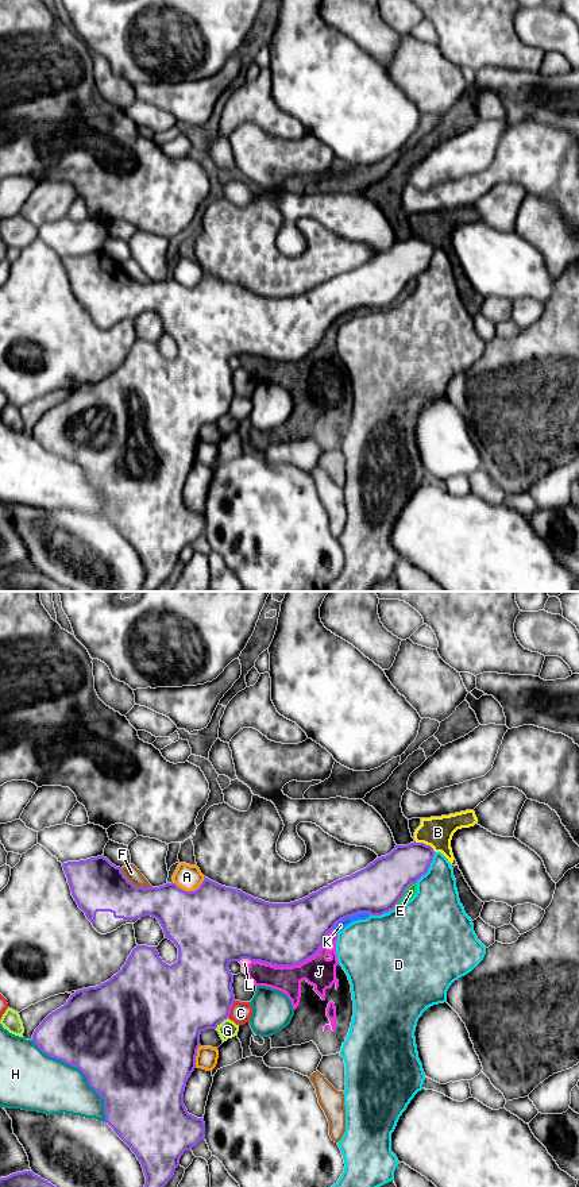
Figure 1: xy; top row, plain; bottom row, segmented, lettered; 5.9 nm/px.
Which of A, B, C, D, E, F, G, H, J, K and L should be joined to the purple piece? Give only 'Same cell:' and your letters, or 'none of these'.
Same cell: none of these

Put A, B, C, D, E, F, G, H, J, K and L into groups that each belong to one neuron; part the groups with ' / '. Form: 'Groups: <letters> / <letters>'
Groups: A / B E J K L / C / D / F / G / H

